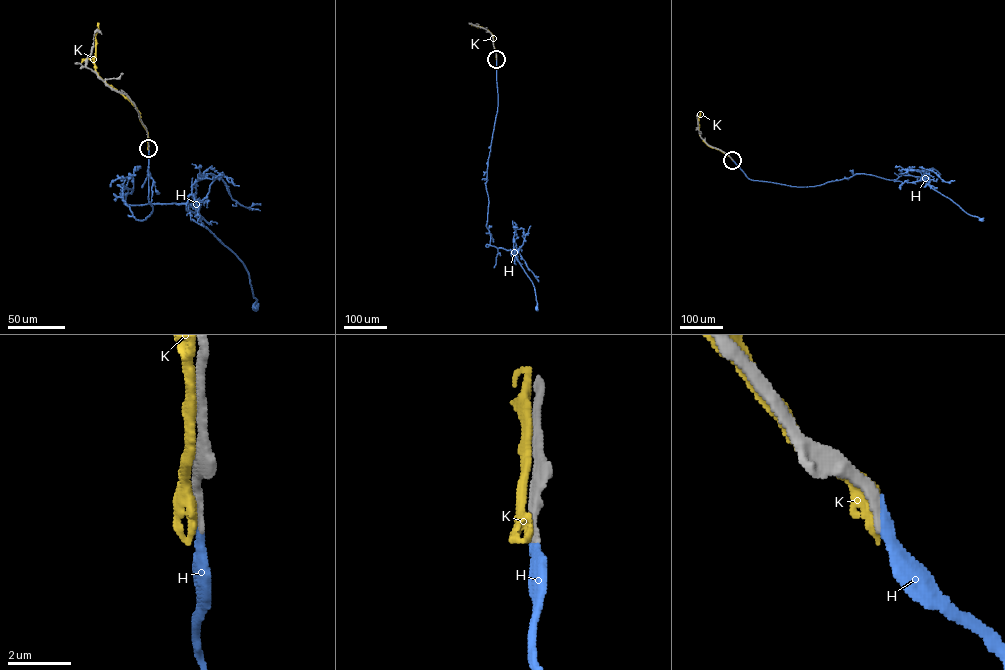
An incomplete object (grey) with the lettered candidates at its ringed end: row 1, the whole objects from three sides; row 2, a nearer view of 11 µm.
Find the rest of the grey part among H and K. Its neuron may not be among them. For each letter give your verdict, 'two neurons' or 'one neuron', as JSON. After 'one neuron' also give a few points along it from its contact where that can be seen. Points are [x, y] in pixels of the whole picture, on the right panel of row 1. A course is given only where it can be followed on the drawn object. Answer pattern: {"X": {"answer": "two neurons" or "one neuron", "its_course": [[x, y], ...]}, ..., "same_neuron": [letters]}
{"H": {"answer": "one neuron", "its_course": [[732, 160], [751, 179], [797, 187], [859, 173], [891, 180], [902, 174], [919, 177], [918, 181], [982, 220]]}, "K": {"answer": "two neurons"}, "same_neuron": ["H"]}

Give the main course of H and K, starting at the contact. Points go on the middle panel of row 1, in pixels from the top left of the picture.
H: (496, 59), (498, 103), (485, 183), (490, 239), (486, 246), (510, 249), (534, 286), (536, 309)
K: (496, 59), (493, 35), (482, 27), (477, 27)

